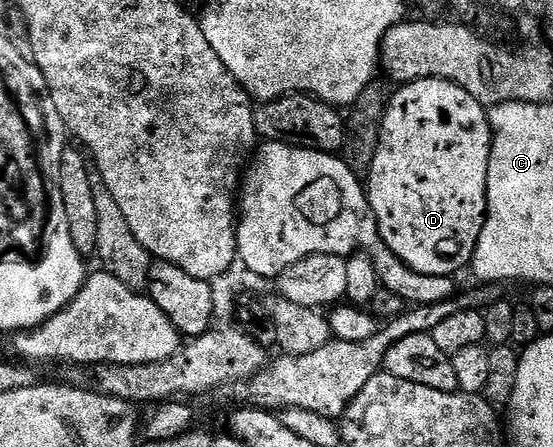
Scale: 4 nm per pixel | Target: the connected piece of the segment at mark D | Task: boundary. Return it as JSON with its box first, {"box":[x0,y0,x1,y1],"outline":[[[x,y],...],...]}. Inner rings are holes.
{"box":[365,78,492,277],"outline":[[[428,78],[417,80],[411,84],[401,85],[390,98],[390,105],[386,107],[386,117],[382,123],[380,142],[376,150],[376,158],[370,167],[370,175],[365,181],[366,195],[370,198],[370,205],[376,214],[378,232],[382,241],[414,272],[425,276],[448,276],[453,277],[462,267],[469,265],[474,258],[476,242],[480,238],[480,230],[486,221],[486,191],[488,190],[488,162],[490,161],[490,142],[492,133],[490,131],[490,118],[487,109],[482,107],[468,90],[456,86],[447,80]]]}

